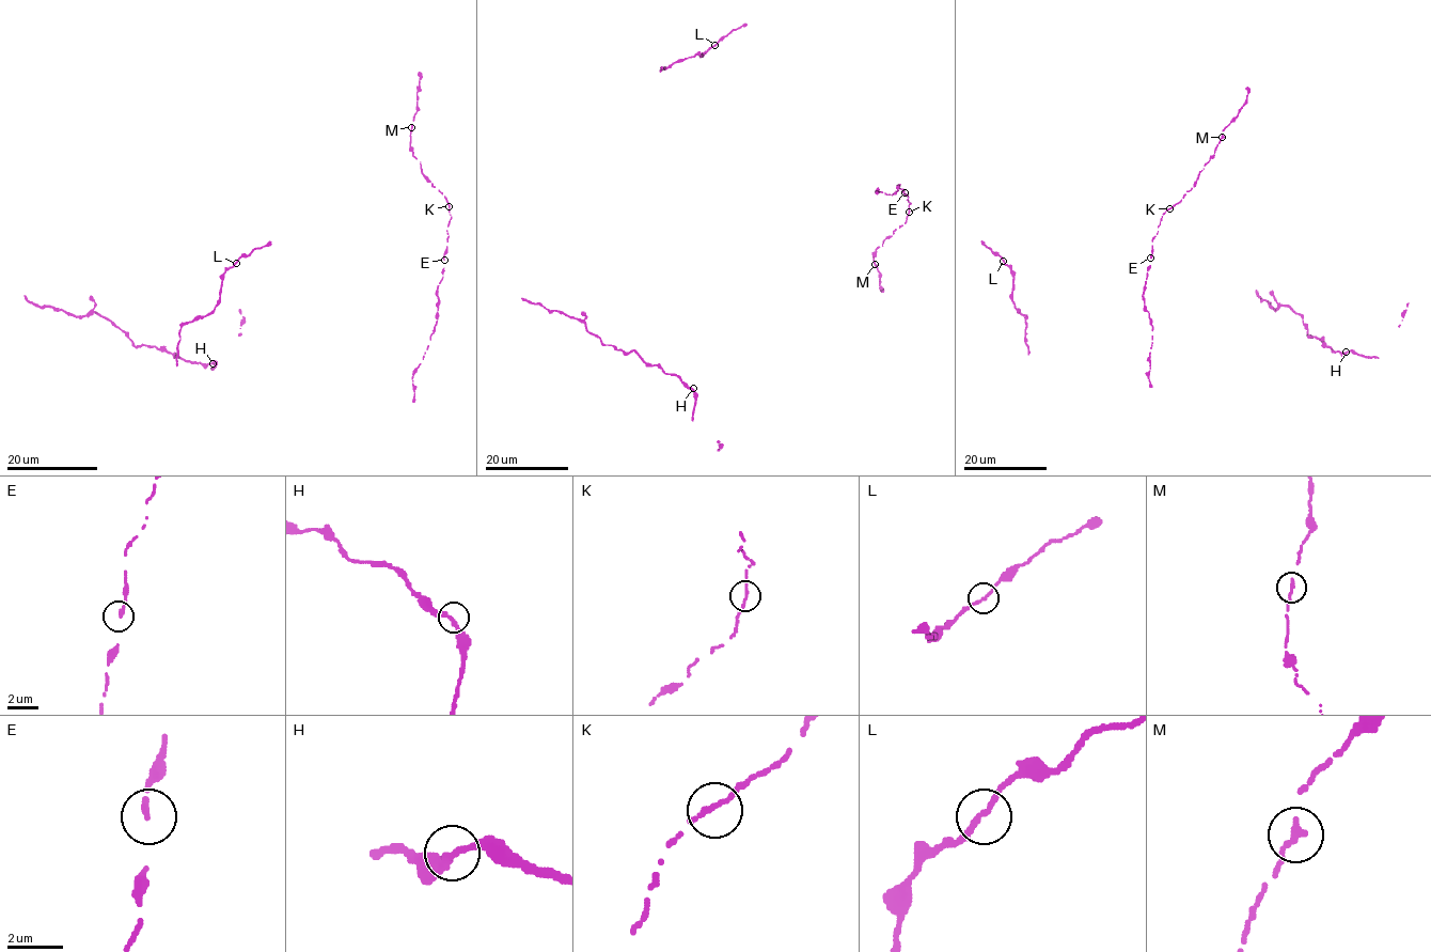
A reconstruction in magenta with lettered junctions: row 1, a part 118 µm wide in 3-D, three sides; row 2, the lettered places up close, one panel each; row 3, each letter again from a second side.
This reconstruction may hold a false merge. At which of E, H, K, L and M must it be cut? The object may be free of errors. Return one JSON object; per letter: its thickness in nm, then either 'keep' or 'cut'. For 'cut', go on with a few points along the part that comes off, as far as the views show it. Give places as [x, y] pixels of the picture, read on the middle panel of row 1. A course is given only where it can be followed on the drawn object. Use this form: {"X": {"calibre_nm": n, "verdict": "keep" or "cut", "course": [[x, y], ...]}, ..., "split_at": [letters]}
{"E": {"calibre_nm": 240, "verdict": "keep"}, "H": {"calibre_nm": 260, "verdict": "keep"}, "K": {"calibre_nm": 180, "verdict": "keep"}, "L": {"calibre_nm": 200, "verdict": "keep"}, "M": {"calibre_nm": 200, "verdict": "keep"}, "split_at": []}

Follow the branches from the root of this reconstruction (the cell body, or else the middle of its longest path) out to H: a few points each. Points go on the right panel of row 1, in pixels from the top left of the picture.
H: (1323, 344), (1332, 350), (1346, 352)

